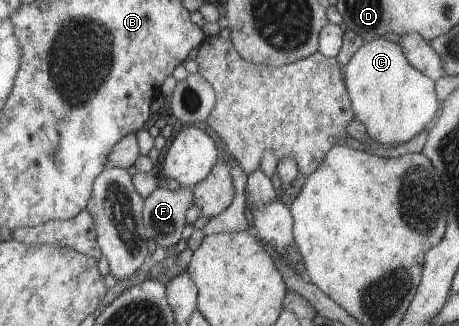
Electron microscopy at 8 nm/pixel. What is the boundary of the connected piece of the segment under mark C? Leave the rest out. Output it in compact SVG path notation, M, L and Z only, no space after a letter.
M386 37L372 39L362 44L343 68L354 119L364 125L374 142L398 146L428 129L438 110L434 82L419 69L414 70L398 42L386 42Z

